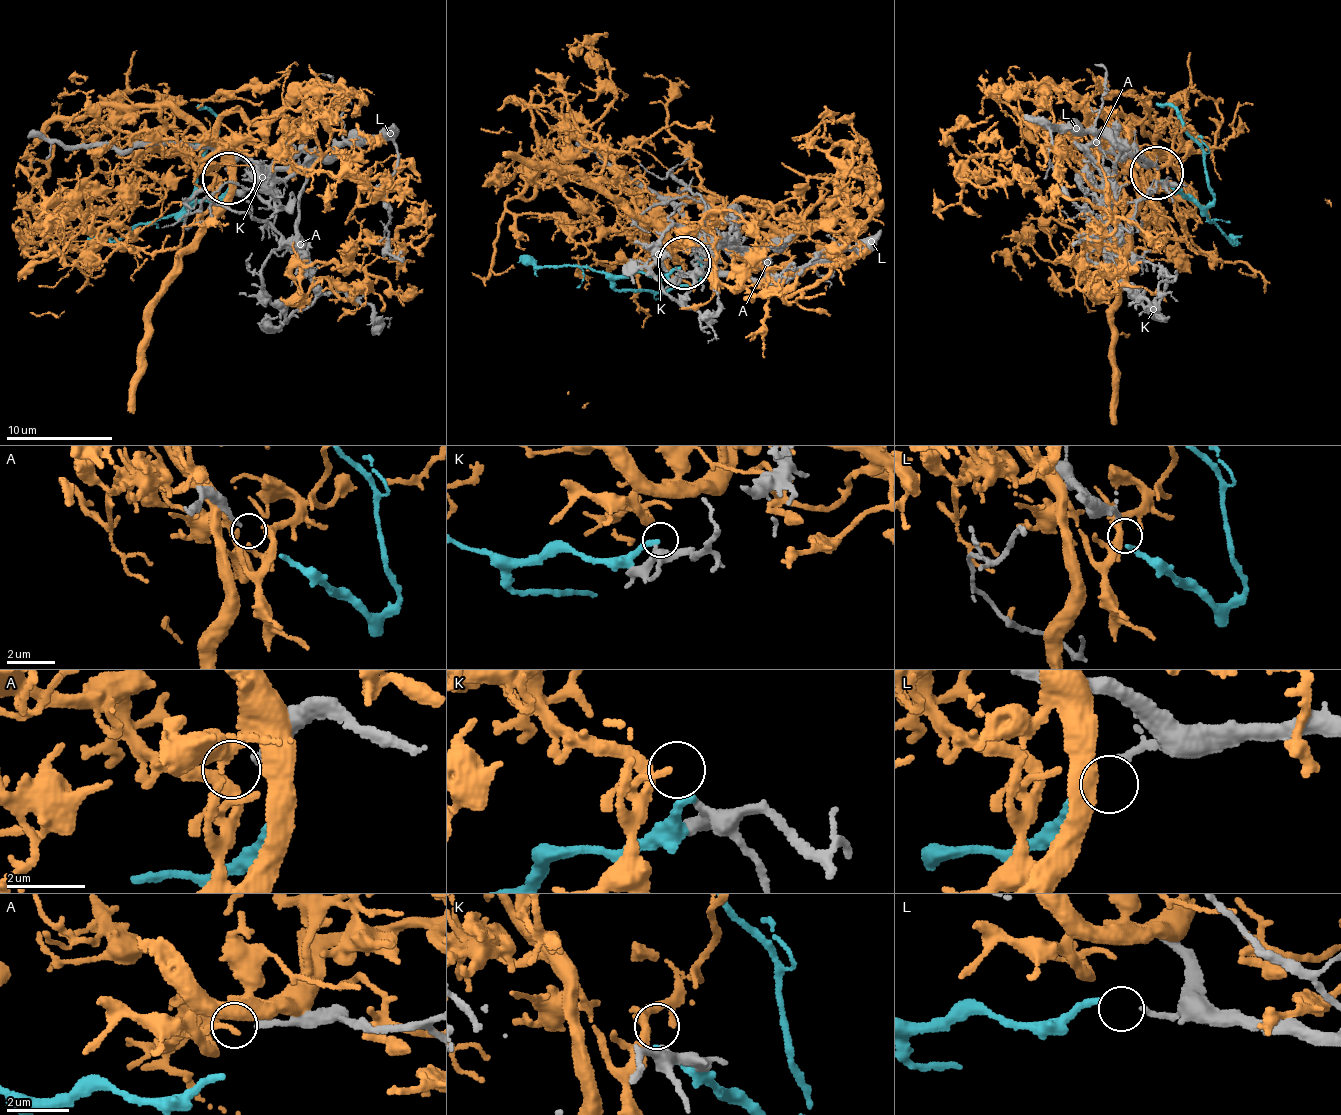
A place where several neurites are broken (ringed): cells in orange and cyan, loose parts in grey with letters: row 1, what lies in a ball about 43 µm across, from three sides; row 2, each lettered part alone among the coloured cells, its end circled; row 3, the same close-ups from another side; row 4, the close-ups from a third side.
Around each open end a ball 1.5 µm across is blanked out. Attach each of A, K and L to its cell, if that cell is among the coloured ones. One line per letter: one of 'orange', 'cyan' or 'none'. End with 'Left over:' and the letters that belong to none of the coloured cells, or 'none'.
A: none
K: orange
L: cyan
Left over: A

